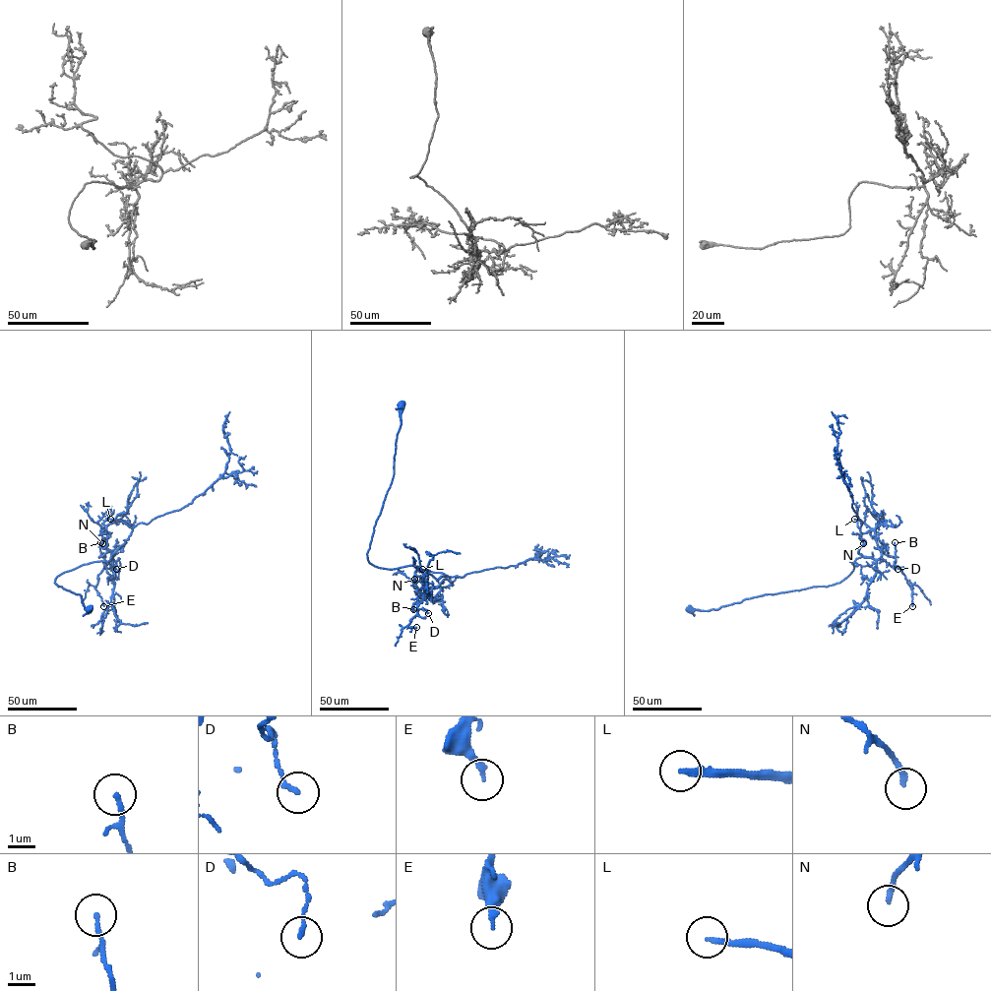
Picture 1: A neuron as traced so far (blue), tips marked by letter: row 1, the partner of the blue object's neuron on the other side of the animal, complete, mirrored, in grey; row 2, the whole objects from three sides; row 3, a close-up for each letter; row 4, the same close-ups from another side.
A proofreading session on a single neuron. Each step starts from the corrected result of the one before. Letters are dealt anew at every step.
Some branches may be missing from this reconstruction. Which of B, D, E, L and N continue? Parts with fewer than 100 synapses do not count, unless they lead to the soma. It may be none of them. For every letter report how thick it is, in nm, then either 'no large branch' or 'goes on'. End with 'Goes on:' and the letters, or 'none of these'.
B: 110 nm | no large branch
D: 160 nm | no large branch
E: 190 nm | no large branch
L: 200 nm | goes on
N: 170 nm | no large branch
Goes on: L

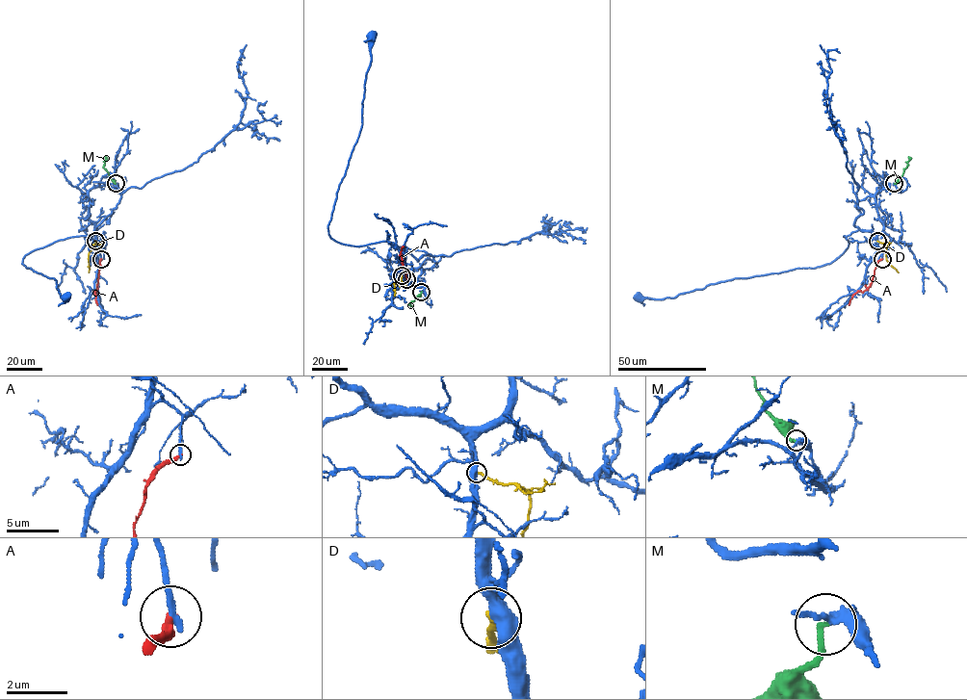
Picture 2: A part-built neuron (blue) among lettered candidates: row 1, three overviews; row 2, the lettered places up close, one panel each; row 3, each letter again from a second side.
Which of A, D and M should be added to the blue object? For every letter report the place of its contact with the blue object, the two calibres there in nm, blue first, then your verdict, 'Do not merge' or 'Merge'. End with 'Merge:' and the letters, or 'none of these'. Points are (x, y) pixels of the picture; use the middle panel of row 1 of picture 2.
A: Touches blue at (406, 279). Thickness 240 nm (blue) against 300 nm. Do not merge
D: Touches blue at (402, 275). Thickness 500 nm (blue) against 240 nm. Do not merge
M: Touches blue at (421, 292). Thickness 220 nm (blue) against 190 nm. Do not merge
Merge: none of these

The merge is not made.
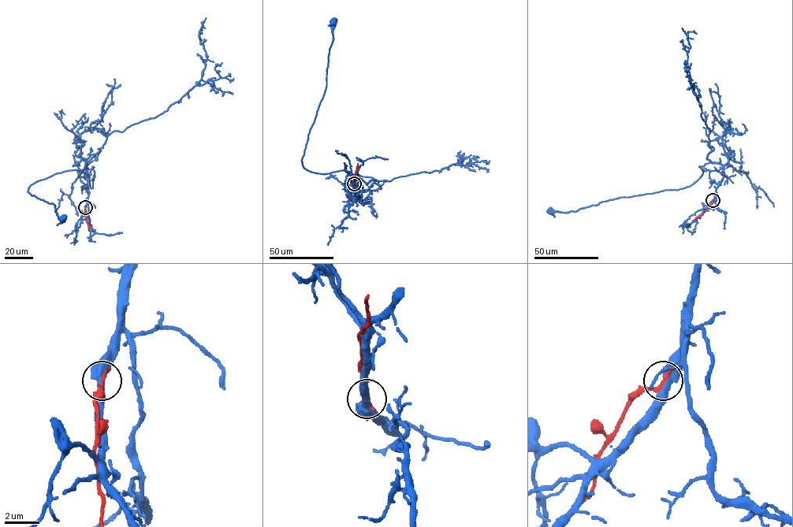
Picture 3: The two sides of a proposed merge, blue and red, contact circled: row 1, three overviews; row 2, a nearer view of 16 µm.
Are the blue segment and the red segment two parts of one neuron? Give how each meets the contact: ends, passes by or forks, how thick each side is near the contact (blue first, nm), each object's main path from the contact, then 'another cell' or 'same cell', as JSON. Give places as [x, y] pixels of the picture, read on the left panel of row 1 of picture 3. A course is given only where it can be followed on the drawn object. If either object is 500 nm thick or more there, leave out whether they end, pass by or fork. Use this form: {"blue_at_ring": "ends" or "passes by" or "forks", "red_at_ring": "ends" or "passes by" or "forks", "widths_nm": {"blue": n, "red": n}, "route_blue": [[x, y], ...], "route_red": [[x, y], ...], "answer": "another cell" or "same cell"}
{"blue_at_ring": "passes by", "red_at_ring": "ends", "widths_nm": {"blue": 480, "red": 280}, "route_blue": [[85, 207], [85, 165], [31, 183], [27, 191], [52, 203], [62, 219]], "route_red": [[85, 207], [85, 219], [89, 229]], "answer": "another cell"}

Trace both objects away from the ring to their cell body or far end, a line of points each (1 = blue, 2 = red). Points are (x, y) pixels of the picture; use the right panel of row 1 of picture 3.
1: (712, 200), (724, 171), (710, 162), (699, 166), (700, 177), (684, 187), (550, 211)
2: (712, 200), (705, 211), (692, 220)

